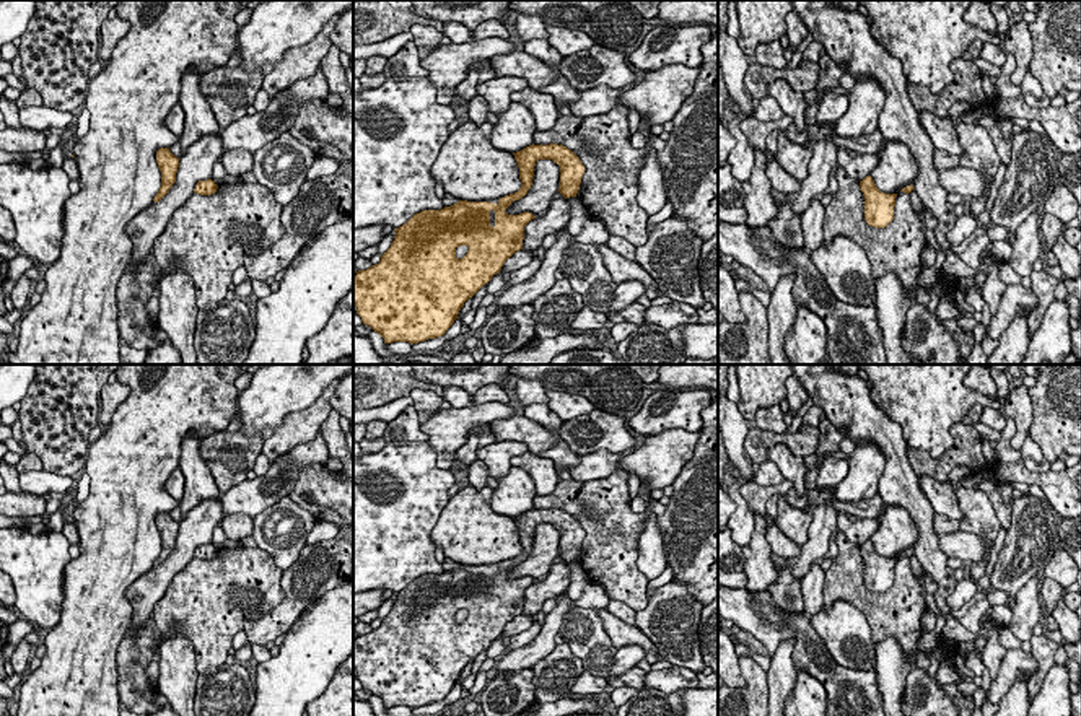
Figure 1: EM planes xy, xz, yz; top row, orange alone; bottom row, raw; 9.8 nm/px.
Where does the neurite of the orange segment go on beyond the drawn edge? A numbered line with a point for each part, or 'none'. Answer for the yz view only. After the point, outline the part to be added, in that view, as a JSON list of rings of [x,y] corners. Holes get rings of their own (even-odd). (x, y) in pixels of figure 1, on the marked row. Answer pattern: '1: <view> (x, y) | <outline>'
none

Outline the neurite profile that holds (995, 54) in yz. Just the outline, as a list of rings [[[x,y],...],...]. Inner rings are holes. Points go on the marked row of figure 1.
[[[983,42],[980,57],[990,62],[991,65],[996,65],[998,68],[1001,68],[1006,62],[1006,52],[1003,46],[991,44],[991,42]]]

